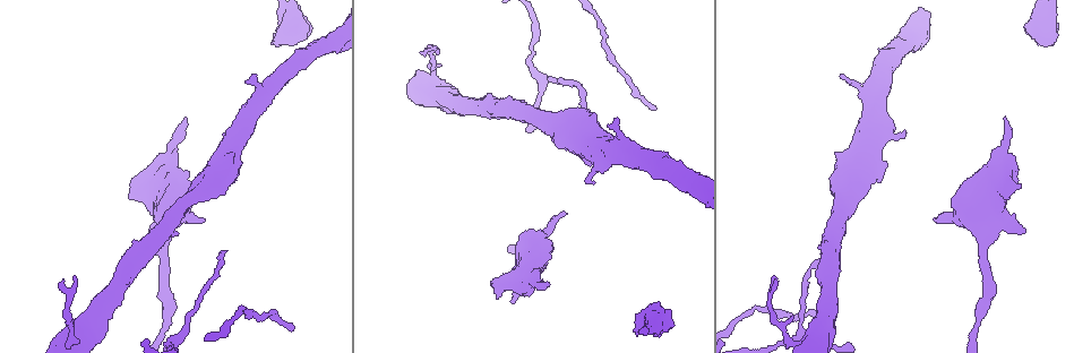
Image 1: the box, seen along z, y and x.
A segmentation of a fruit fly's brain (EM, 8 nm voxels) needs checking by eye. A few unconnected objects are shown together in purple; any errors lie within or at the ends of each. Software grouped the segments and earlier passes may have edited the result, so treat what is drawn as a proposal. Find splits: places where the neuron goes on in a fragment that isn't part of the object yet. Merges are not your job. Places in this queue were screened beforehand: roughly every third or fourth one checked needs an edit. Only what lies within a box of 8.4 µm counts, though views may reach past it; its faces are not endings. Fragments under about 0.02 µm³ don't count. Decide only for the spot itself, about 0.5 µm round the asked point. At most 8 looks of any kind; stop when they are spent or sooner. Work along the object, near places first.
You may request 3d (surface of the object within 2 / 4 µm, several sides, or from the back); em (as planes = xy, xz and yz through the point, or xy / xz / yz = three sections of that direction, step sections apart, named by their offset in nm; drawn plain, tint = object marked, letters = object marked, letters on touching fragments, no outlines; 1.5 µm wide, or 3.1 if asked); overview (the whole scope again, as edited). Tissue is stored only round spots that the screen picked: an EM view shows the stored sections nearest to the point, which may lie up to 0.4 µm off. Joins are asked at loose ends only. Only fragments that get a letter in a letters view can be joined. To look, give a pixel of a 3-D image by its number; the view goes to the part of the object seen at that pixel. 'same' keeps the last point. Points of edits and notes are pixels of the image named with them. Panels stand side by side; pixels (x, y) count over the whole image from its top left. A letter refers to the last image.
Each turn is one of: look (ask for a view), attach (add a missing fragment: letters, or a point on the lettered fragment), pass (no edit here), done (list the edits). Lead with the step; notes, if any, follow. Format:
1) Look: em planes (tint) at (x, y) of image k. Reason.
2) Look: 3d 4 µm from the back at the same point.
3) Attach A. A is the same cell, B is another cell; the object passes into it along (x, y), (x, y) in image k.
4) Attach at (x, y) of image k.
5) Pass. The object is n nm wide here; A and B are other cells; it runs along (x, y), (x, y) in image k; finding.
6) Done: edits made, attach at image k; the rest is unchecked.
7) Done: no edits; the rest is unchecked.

Look: 3d 2 µm at (566, 213) of image 1. Branch stops here.

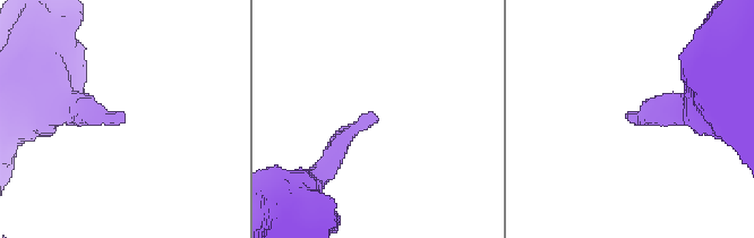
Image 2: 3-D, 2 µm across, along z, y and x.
Look: em planes (letters) at (373, 119) of image 2.

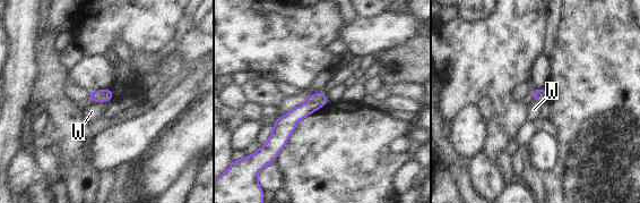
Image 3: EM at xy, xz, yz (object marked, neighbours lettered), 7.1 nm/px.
Pass. W is another cell; a border runs along (92, 101), (109, 102) in image 3; none of them fits.

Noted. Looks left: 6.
Look: 3d 2 µm at (905, 131) of image 1. An open end.

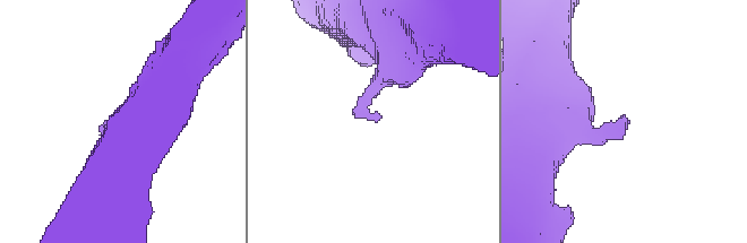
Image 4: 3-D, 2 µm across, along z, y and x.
Look: em planes (plain) at (629, 122) of image 4.

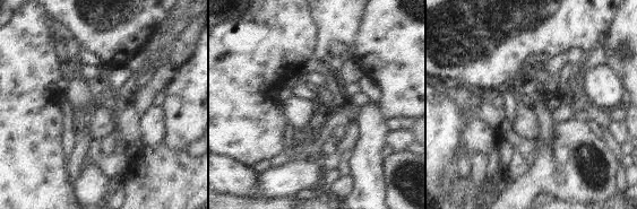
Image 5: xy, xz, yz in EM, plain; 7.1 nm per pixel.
Look: em planes (letters) at the same point.

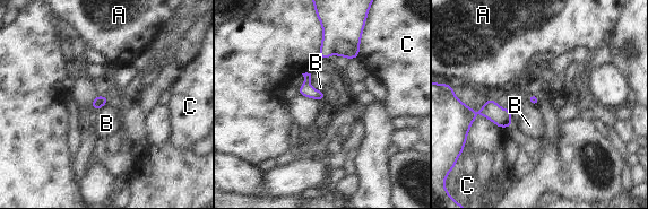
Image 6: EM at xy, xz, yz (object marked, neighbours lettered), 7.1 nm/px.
Pass. A, B and C are other cells; no lettered fragment goes on from it.

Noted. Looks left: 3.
Look: 3d 4 µm at (185, 118) of image 1.

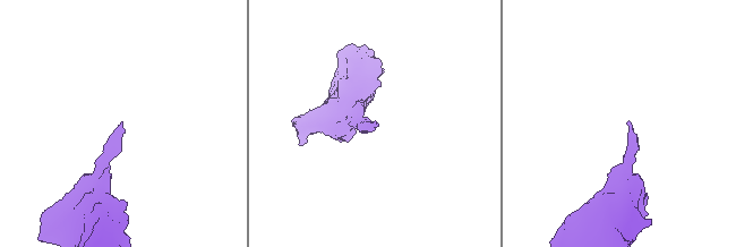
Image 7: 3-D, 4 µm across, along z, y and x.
Look: em planes (letters) at (375, 124) of image 7.

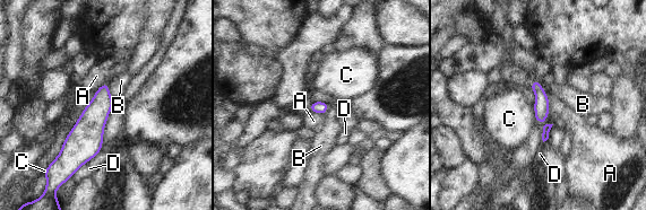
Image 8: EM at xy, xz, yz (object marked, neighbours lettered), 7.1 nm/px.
Pass. A, B, C and D are other cells; no lettered fragment goes on from it.

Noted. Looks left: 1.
Done: no edits; the rest is unchecked.

